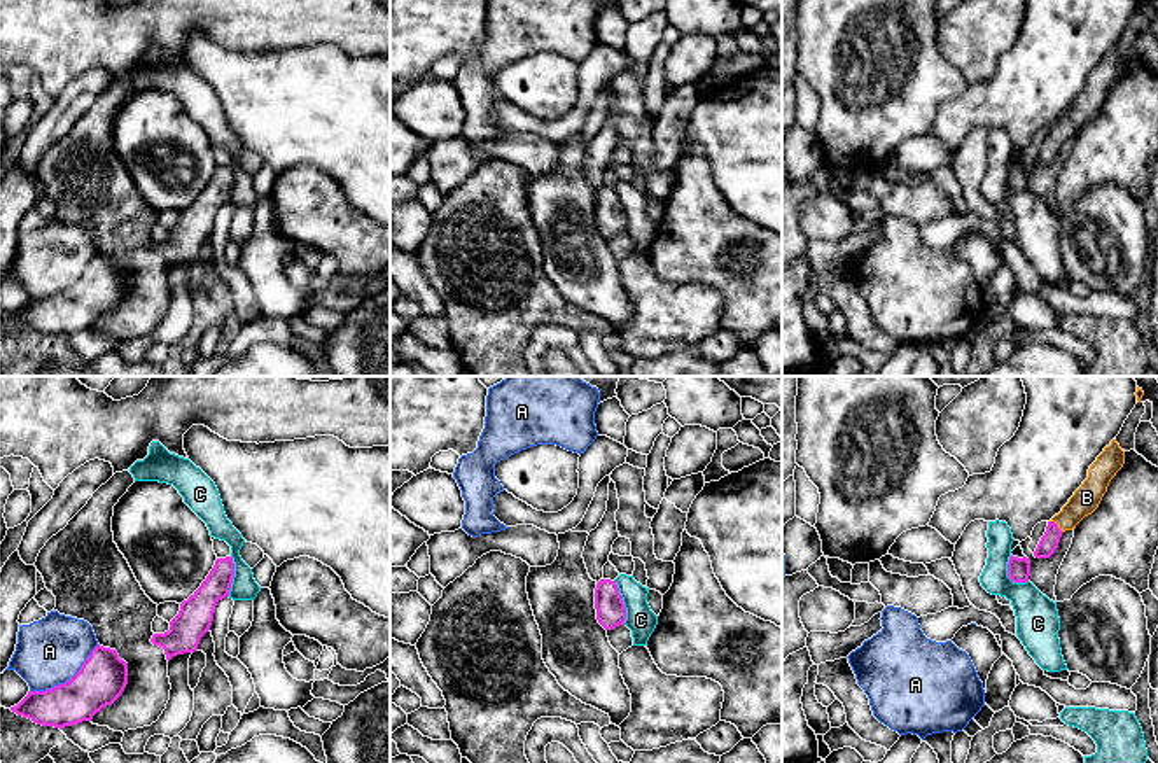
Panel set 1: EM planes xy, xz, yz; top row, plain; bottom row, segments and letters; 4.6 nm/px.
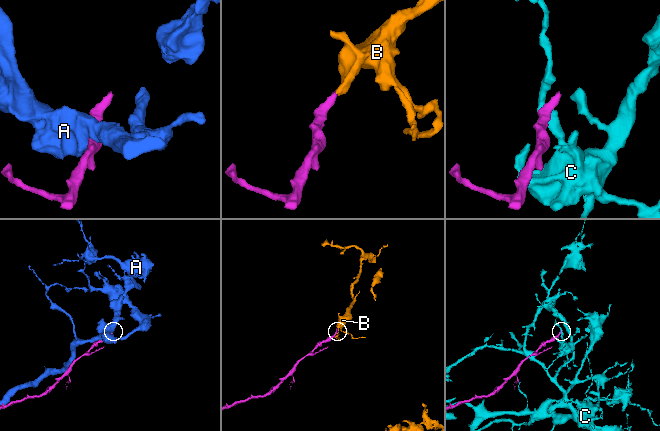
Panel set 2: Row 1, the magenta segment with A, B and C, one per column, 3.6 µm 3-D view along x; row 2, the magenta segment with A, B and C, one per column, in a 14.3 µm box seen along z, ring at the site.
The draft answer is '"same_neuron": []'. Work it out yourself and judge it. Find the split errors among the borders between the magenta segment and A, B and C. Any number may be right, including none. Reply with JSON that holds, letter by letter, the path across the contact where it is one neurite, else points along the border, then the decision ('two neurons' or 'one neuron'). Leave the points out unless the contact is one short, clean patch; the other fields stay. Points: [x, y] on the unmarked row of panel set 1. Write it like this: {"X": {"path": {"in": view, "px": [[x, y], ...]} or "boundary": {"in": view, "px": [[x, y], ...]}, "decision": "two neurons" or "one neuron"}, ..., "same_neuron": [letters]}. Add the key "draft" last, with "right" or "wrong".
{"A": {"decision": "two neurons"}, "B": {"path": {"in": "yz", "px": [[1048, 151], [1057, 133], [1087, 105]]}, "decision": "one neuron"}, "C": {"boundary": {"in": "xz", "px": [[614, 188], [625, 216], [625, 231]]}, "decision": "two neurons"}, "same_neuron": ["B"], "draft": "wrong"}

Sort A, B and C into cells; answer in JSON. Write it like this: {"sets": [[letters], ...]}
{"sets": [["A"], ["B"], ["C"]]}

